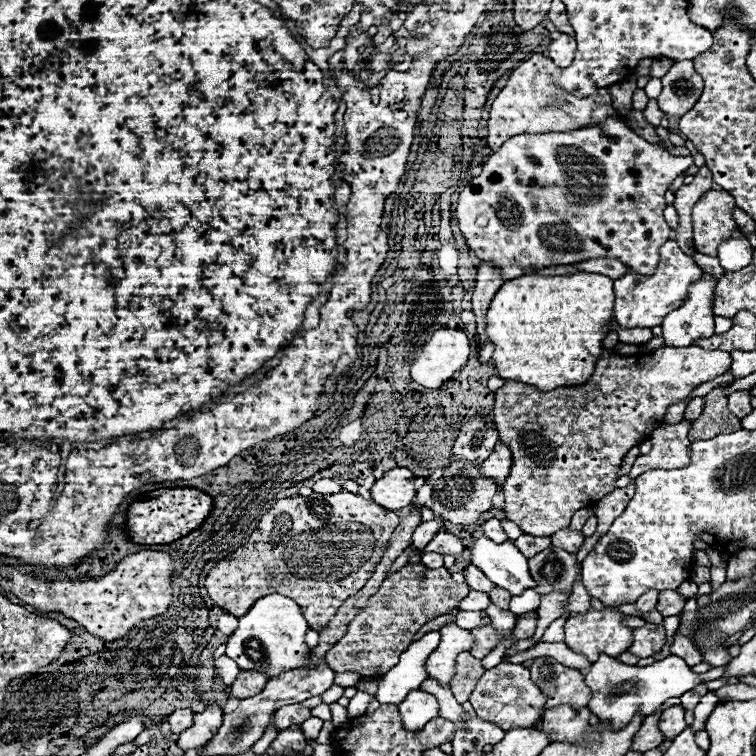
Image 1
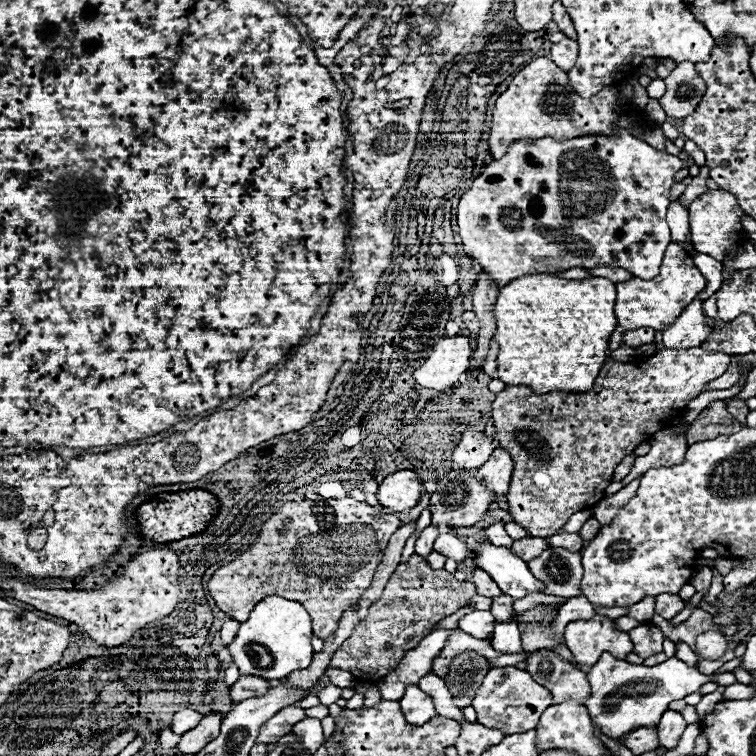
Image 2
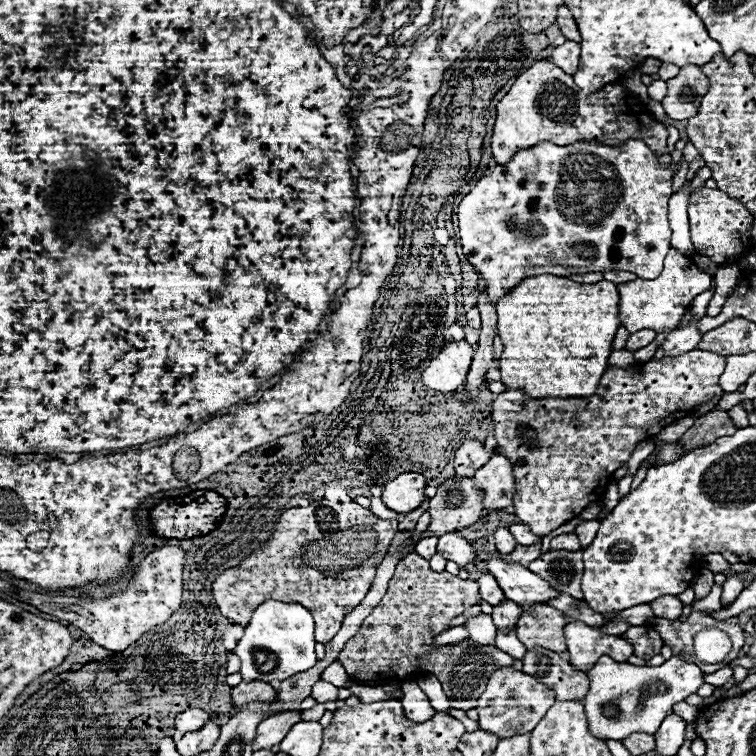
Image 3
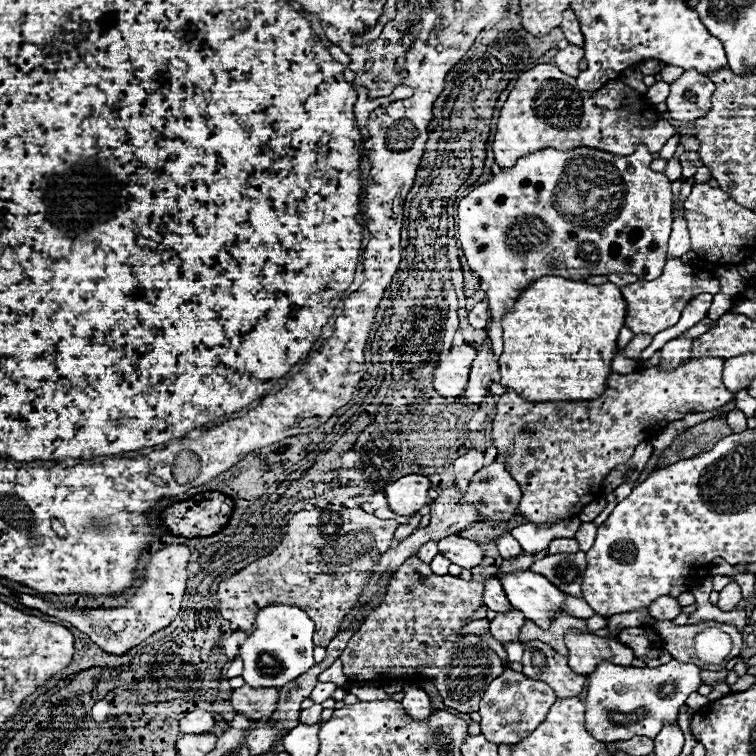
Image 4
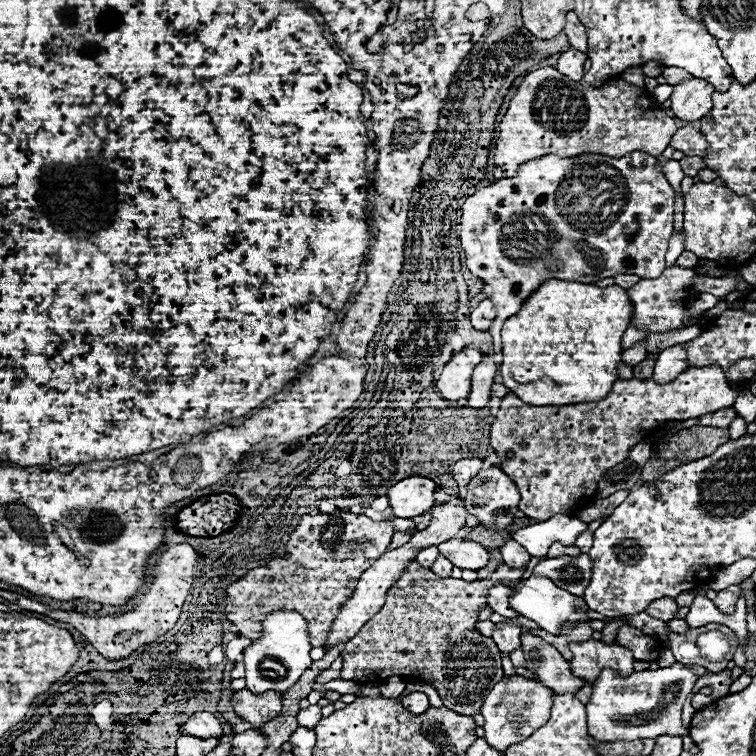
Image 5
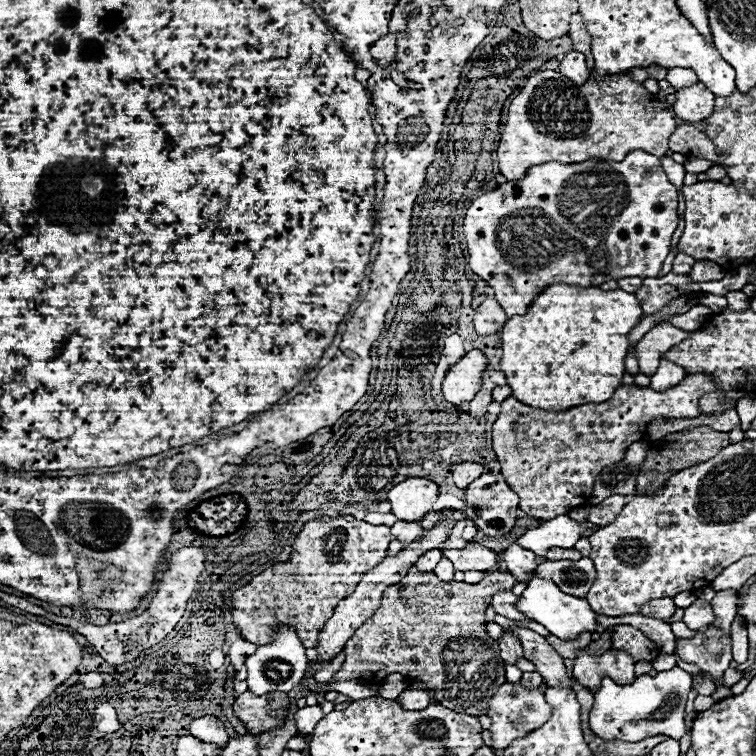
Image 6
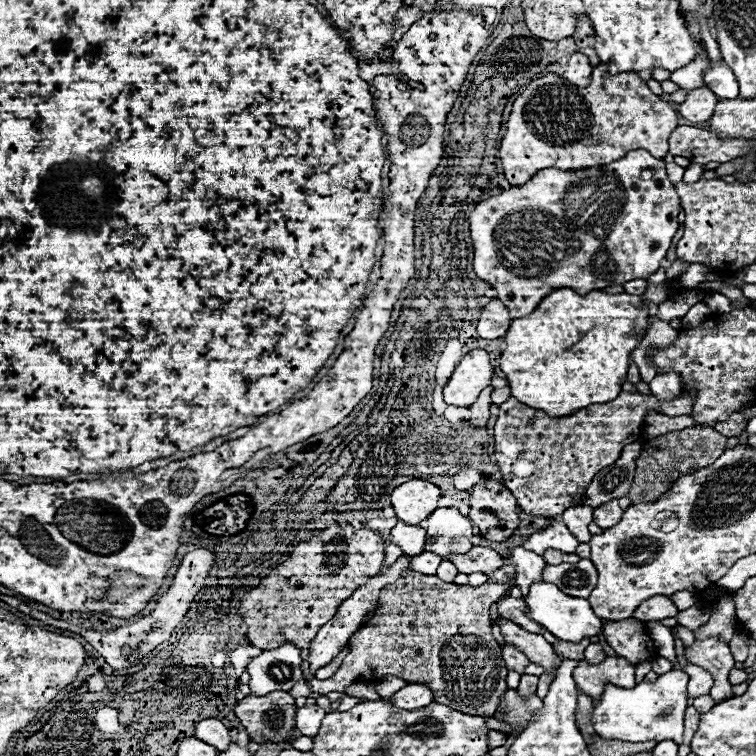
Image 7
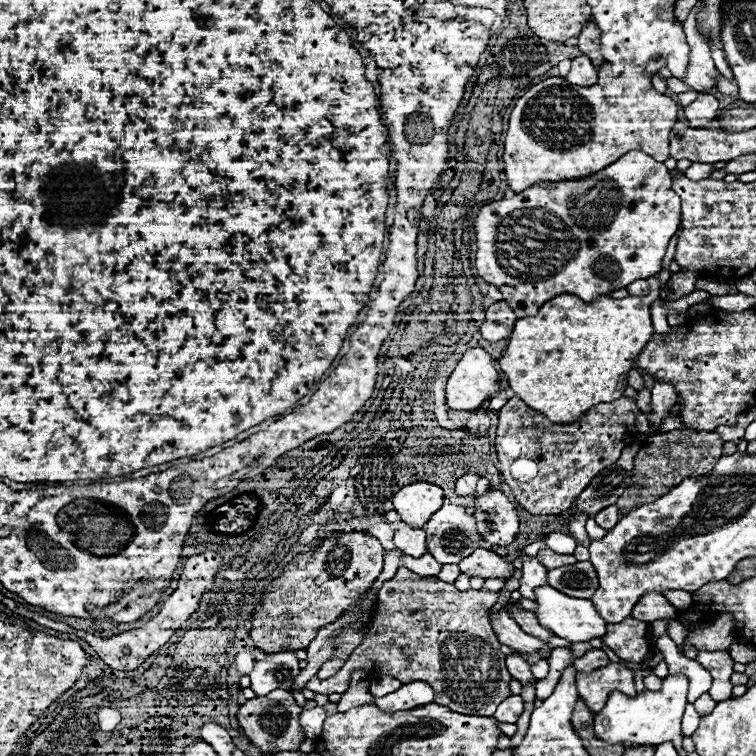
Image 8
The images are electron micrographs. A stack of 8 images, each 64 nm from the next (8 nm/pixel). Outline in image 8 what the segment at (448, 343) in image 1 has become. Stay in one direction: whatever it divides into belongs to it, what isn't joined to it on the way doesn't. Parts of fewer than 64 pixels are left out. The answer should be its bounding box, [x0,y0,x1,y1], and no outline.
[446,348,500,410]

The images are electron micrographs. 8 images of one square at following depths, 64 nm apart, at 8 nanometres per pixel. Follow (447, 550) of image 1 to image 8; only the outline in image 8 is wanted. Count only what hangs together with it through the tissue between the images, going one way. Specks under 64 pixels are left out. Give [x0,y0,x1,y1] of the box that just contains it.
[460,548,514,580]

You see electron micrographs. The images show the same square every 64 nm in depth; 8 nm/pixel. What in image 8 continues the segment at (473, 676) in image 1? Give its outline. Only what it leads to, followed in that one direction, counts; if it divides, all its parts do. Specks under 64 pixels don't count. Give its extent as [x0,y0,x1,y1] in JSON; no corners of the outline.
[306,568,512,716]

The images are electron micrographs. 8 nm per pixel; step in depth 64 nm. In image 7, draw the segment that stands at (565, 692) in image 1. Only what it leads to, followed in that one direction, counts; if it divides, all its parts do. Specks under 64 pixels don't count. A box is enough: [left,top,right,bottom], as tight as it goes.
[494,618,558,672]

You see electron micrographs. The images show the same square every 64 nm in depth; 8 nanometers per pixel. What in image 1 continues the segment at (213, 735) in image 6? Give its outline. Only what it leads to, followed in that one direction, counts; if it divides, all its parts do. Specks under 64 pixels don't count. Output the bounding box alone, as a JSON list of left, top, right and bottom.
[168,708,194,734]

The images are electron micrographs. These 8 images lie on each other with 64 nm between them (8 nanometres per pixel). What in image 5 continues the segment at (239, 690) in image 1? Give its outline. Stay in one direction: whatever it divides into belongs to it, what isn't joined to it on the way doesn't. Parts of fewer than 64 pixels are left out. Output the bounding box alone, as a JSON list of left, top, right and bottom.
[232,688,282,728]

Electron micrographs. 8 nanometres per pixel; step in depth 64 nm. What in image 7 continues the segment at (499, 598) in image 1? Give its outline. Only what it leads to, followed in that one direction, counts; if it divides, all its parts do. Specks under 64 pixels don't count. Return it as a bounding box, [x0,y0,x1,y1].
[502,644,530,676]

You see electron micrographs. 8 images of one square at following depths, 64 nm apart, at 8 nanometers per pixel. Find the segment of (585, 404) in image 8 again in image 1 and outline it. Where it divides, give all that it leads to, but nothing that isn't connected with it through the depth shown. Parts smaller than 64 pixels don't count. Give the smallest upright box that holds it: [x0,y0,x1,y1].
[488,272,614,392]

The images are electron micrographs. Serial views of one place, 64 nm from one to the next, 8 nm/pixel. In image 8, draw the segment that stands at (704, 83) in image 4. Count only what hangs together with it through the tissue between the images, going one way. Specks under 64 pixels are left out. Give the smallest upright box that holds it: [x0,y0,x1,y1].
[684,92,718,128]

